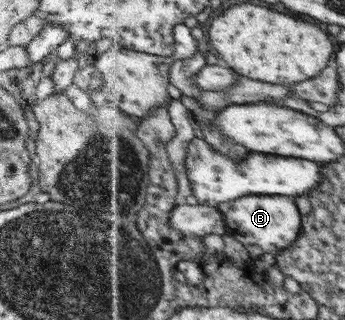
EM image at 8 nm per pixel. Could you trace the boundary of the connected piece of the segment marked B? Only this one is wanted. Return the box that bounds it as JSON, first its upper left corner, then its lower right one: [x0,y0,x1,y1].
[217,195,303,253]

